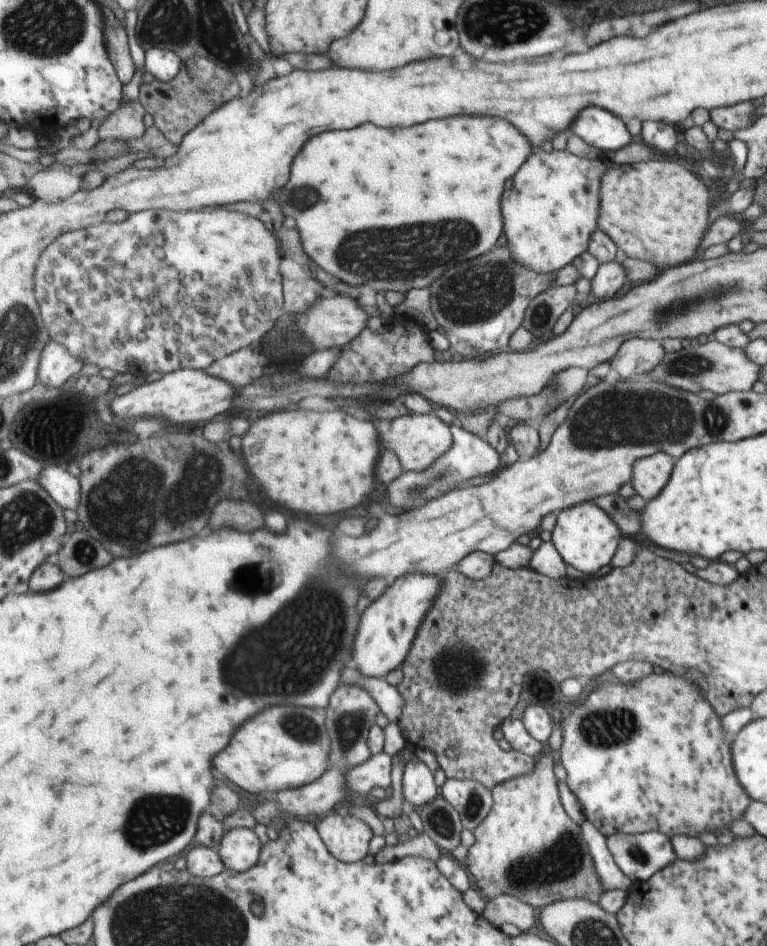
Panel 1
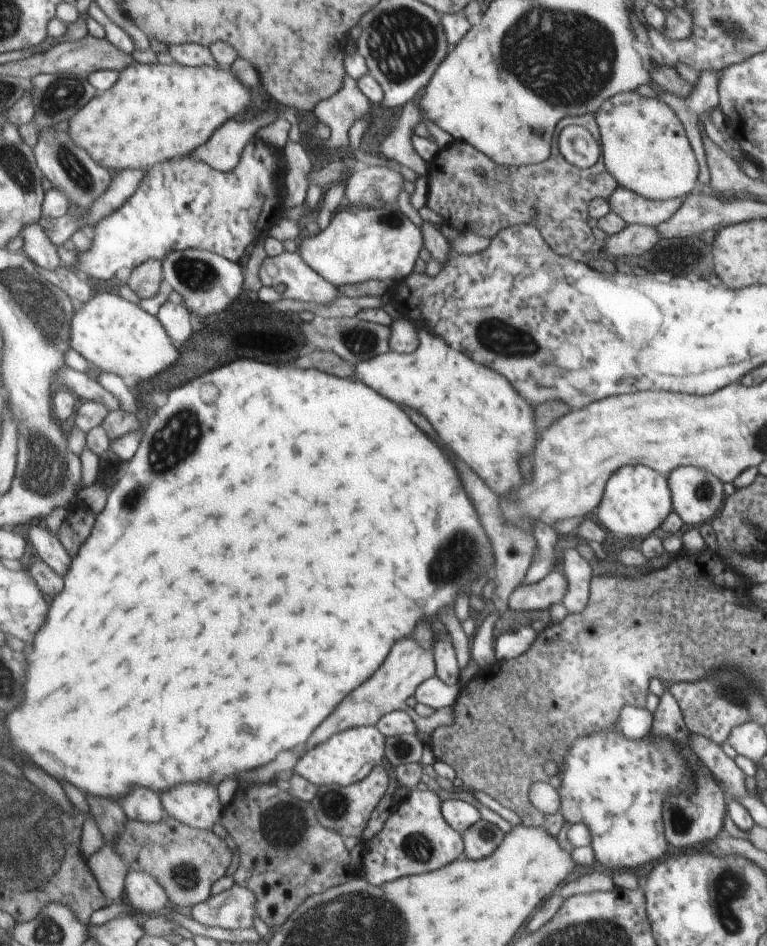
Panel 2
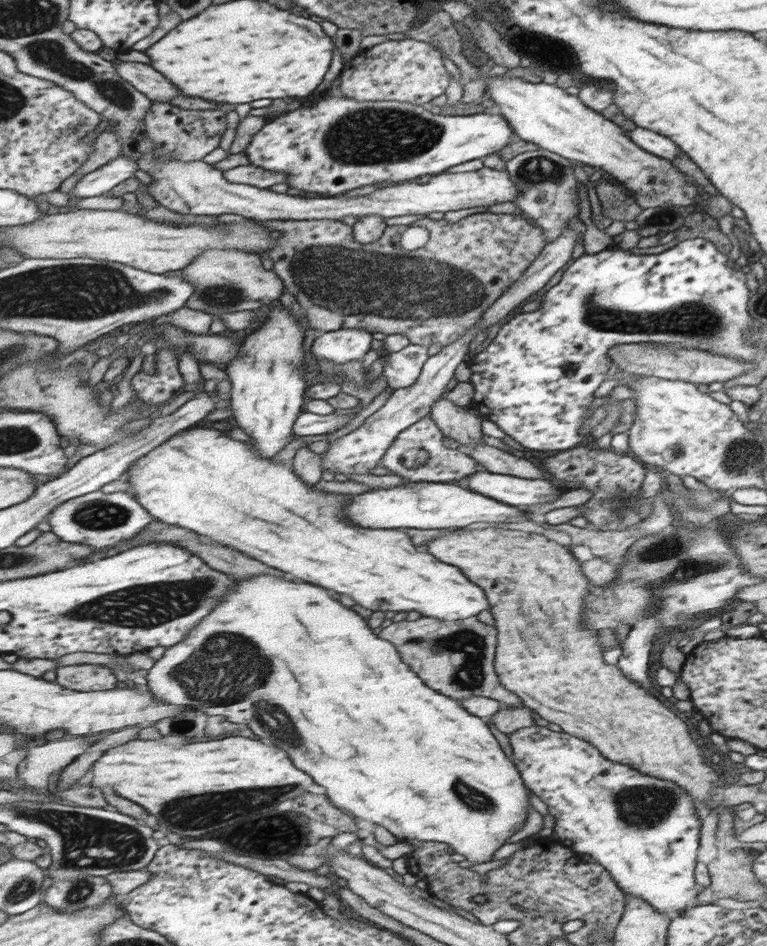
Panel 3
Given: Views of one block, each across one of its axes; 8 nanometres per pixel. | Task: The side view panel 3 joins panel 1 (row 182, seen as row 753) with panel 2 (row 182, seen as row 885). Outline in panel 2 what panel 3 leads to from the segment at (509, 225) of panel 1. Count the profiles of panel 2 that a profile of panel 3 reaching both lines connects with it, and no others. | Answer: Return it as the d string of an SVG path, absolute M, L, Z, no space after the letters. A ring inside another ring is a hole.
M631 91L629 94L611 97L601 110L597 111L595 117L600 131L601 156L609 174L618 182L618 187L634 191L641 198L656 201L684 199L694 192L699 165L680 120L664 102L656 100L654 96L646 98L636 91Z

